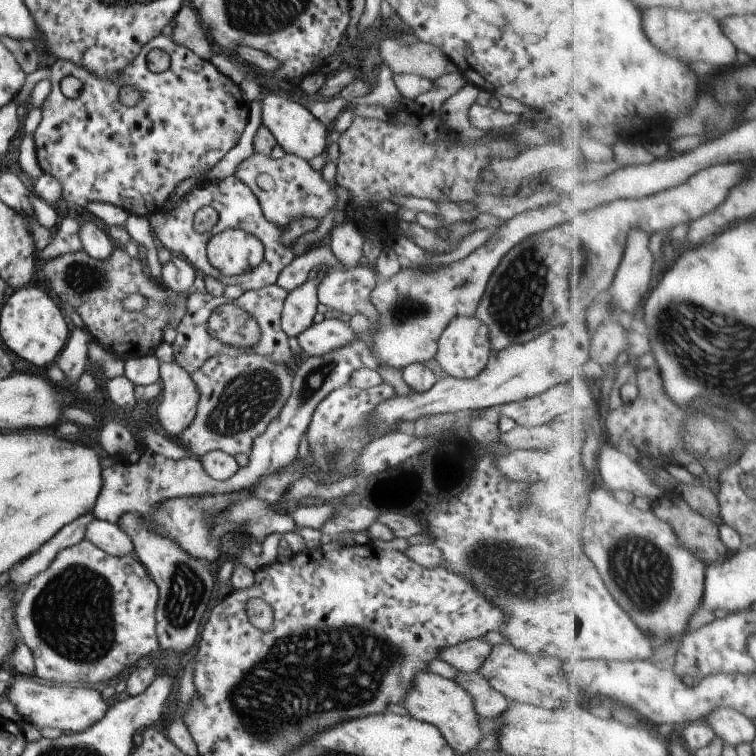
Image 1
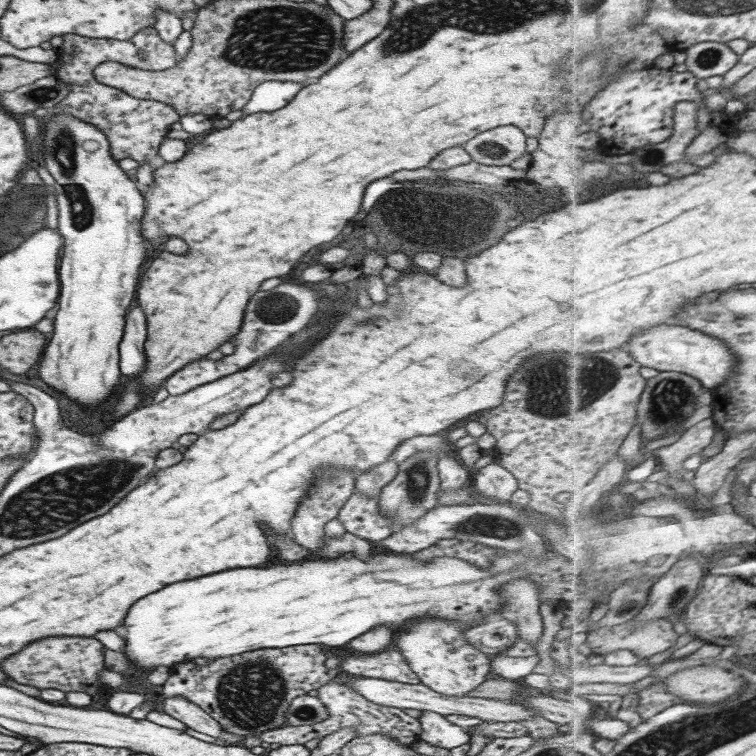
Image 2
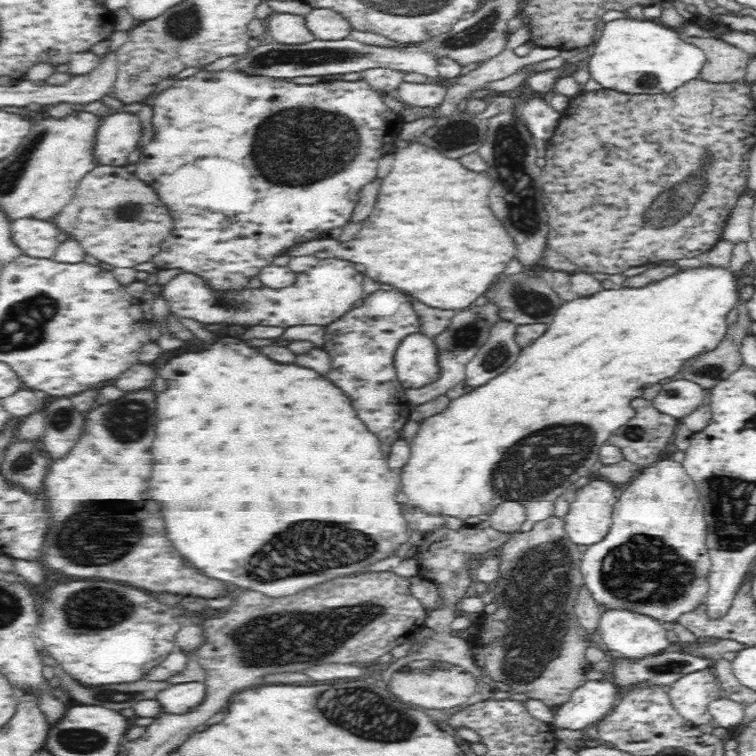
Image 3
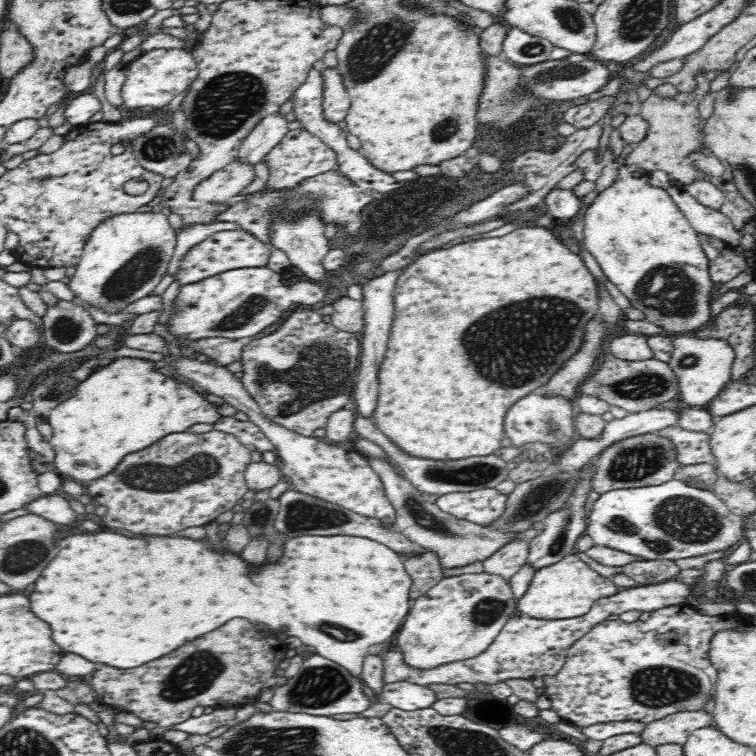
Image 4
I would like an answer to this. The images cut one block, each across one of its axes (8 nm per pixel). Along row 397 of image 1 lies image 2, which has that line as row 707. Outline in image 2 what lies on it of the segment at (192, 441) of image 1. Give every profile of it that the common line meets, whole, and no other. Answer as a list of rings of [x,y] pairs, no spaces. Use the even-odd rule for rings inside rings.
[[[298,645],[289,648],[265,648],[265,650],[253,650],[229,658],[215,658],[209,664],[197,666],[193,662],[183,662],[181,666],[169,668],[169,678],[161,686],[162,696],[181,696],[189,702],[196,704],[211,718],[219,722],[221,729],[227,733],[237,734],[243,738],[253,736],[265,730],[271,730],[285,725],[285,714],[292,698],[307,695],[309,690],[317,690],[339,674],[339,669],[327,669],[325,667],[325,654],[323,645]]]

